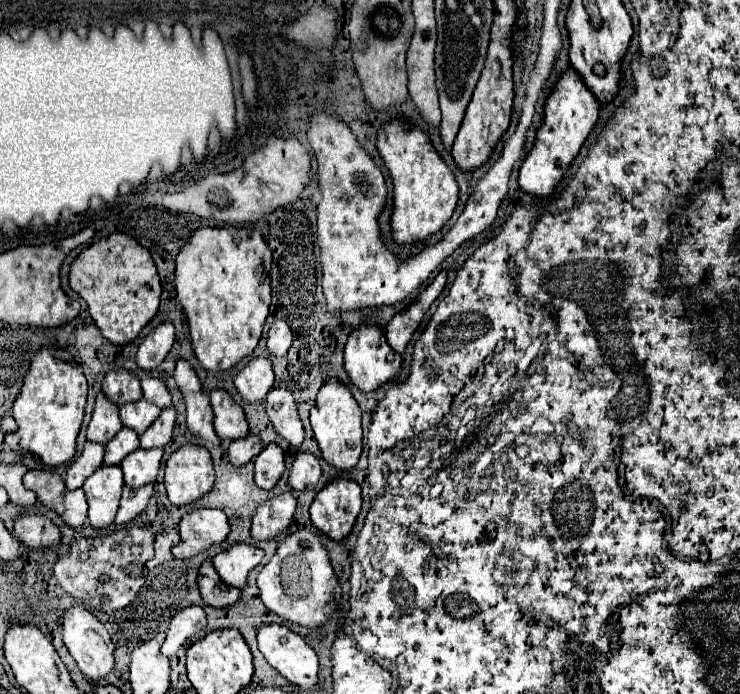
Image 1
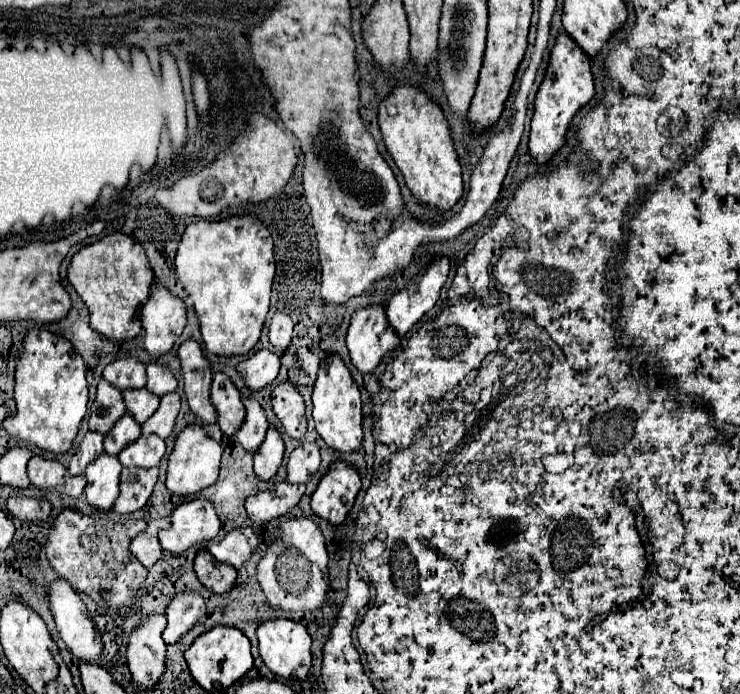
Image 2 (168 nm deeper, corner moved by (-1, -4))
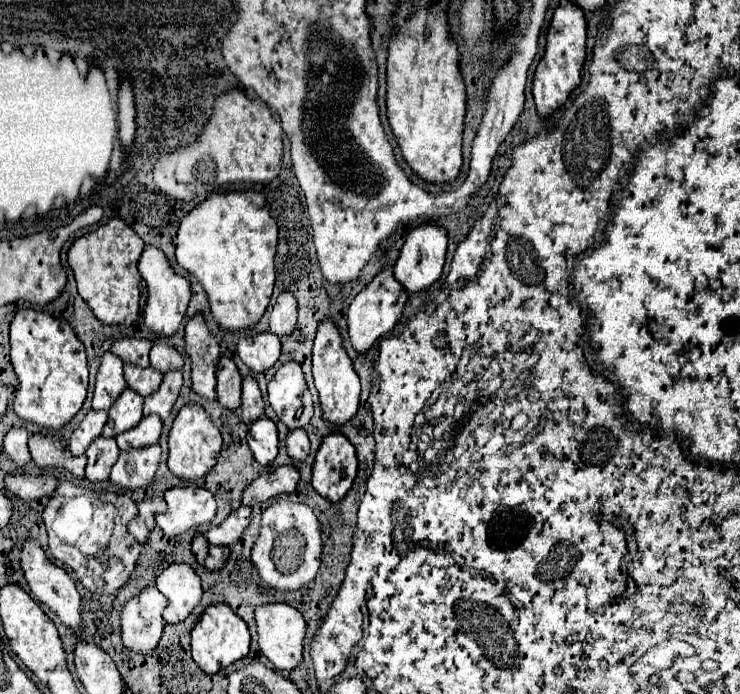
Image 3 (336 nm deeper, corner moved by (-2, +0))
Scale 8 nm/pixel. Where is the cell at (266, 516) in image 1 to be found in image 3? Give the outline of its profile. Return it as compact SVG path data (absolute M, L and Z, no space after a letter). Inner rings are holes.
M277 466L271 472L261 474L243 492L245 506L257 506L273 500L279 494L293 494L297 490L299 472L293 466Z

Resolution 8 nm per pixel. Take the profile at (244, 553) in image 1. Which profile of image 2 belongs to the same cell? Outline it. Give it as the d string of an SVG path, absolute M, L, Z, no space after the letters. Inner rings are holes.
M242 526L230 530L220 542L208 542L208 552L220 562L240 568L240 564L244 564L248 556L252 556L256 544L258 544L258 536L254 528Z

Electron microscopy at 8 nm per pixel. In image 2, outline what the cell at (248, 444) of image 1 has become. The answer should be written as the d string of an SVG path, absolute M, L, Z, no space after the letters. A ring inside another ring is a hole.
M244 398L244 406L246 406L246 418L240 430L236 432L236 438L248 452L256 452L256 448L264 442L264 434L268 430L266 414L264 408L252 398Z

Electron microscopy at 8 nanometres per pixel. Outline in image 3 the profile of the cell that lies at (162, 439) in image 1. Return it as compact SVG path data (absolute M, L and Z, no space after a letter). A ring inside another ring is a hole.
M179 370L177 372L167 372L163 376L163 382L161 382L159 390L145 398L143 416L157 414L161 420L165 420L169 416L169 412L171 412L177 396L179 396L181 384L183 384L183 376L181 376Z

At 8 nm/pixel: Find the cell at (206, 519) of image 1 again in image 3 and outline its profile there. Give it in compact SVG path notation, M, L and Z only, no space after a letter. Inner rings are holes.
M175 486L165 492L167 512L159 514L157 526L167 536L179 536L215 518L217 506L209 490L199 486Z

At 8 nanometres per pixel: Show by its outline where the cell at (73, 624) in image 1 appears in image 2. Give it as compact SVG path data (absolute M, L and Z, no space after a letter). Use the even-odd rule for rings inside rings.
M66 580L50 582L46 592L56 628L68 650L80 660L96 662L102 652L102 640L82 598Z

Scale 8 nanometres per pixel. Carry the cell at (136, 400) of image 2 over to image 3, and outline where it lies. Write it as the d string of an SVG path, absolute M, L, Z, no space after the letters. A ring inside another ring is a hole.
M125 364L125 382L131 390L141 396L153 394L161 386L161 372L153 372L153 368L139 368L133 364Z

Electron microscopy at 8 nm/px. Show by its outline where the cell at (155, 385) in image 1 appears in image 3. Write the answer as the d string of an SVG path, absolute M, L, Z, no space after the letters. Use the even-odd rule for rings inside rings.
M163 342L153 344L149 358L151 358L151 368L155 368L159 372L171 372L171 370L179 370L183 366L181 354L173 346L163 344Z

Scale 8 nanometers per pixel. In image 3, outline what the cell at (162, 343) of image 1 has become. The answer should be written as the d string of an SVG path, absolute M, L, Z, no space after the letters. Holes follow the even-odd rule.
M145 246L143 256L139 260L139 272L141 272L143 280L147 282L147 290L149 290L147 304L145 304L145 310L143 310L143 322L153 334L169 338L177 332L181 320L185 318L185 310L187 310L187 304L189 304L189 298L191 298L189 282L183 276L173 272L165 254L155 246Z

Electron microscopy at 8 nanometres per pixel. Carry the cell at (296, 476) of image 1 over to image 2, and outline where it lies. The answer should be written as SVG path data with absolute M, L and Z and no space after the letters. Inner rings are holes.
M300 444L288 458L288 482L306 484L320 466L320 452L316 444Z

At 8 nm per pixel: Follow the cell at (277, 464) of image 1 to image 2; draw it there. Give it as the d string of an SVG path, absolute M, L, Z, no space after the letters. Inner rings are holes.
M270 426L264 442L254 452L254 472L256 472L256 476L260 480L270 480L276 474L278 466L282 464L282 456L284 456L282 436L274 426Z

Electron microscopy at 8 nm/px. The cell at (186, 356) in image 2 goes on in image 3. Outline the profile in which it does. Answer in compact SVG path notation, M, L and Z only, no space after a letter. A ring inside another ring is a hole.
M195 316L185 326L185 350L191 358L193 392L215 400L215 366L219 362L219 342L209 334L203 316Z

